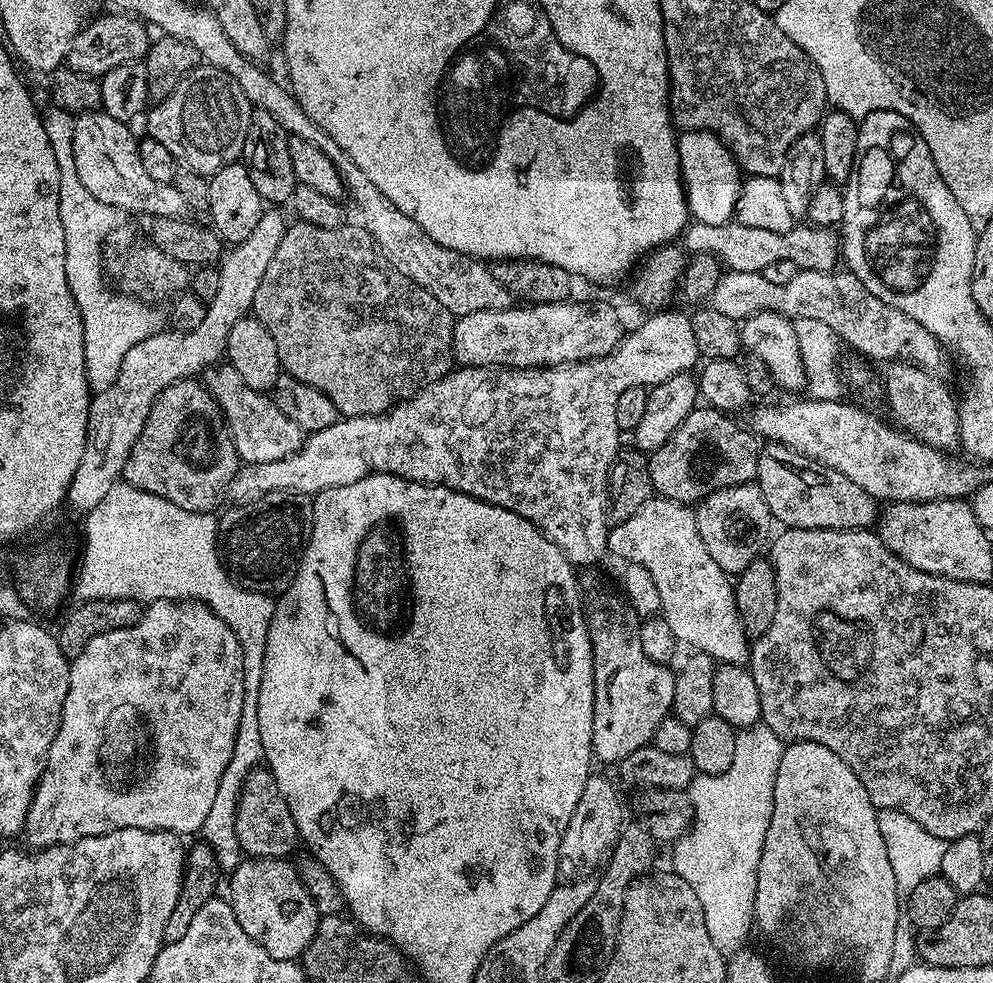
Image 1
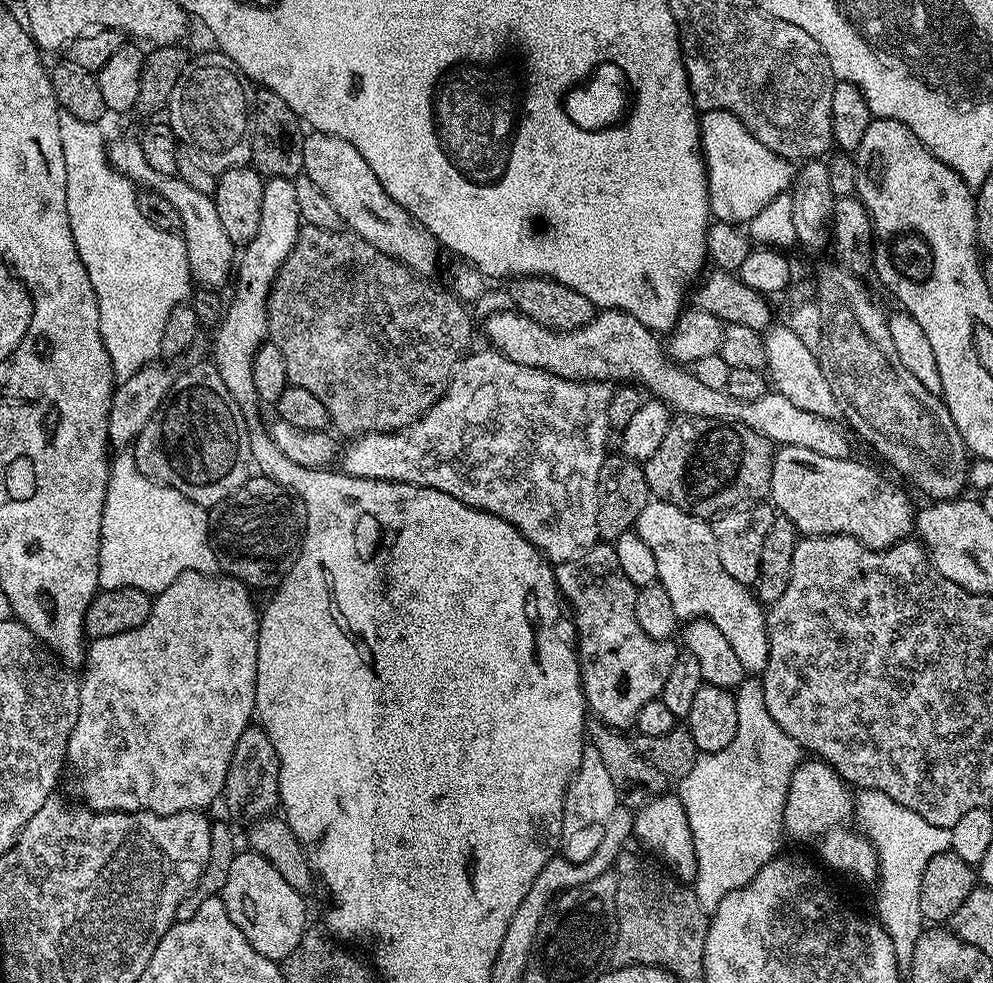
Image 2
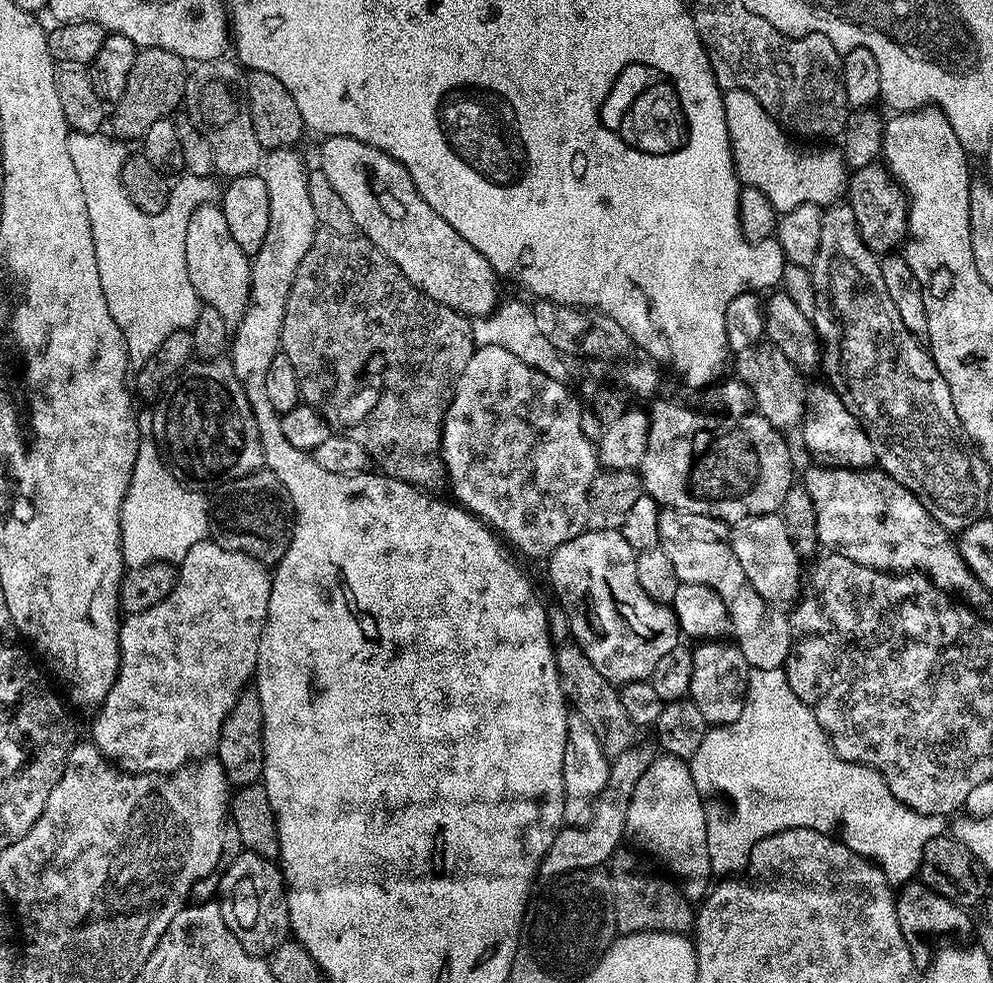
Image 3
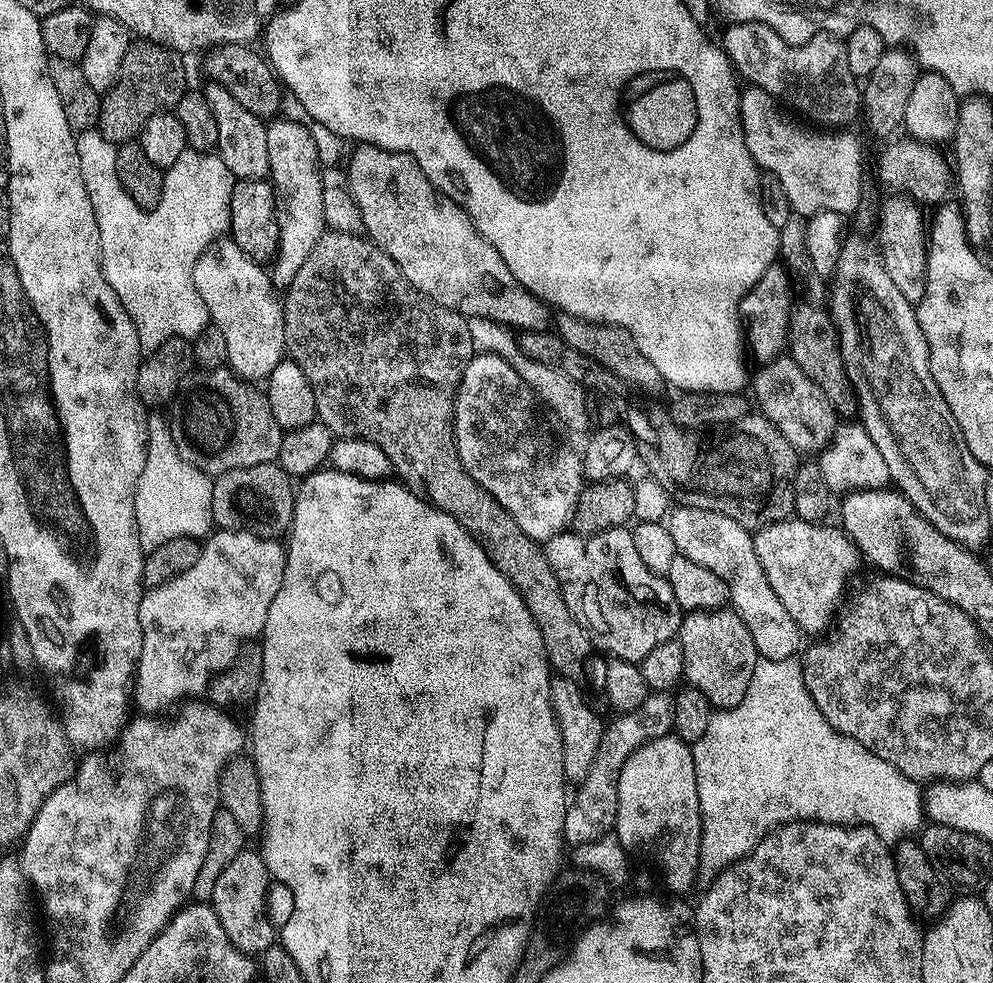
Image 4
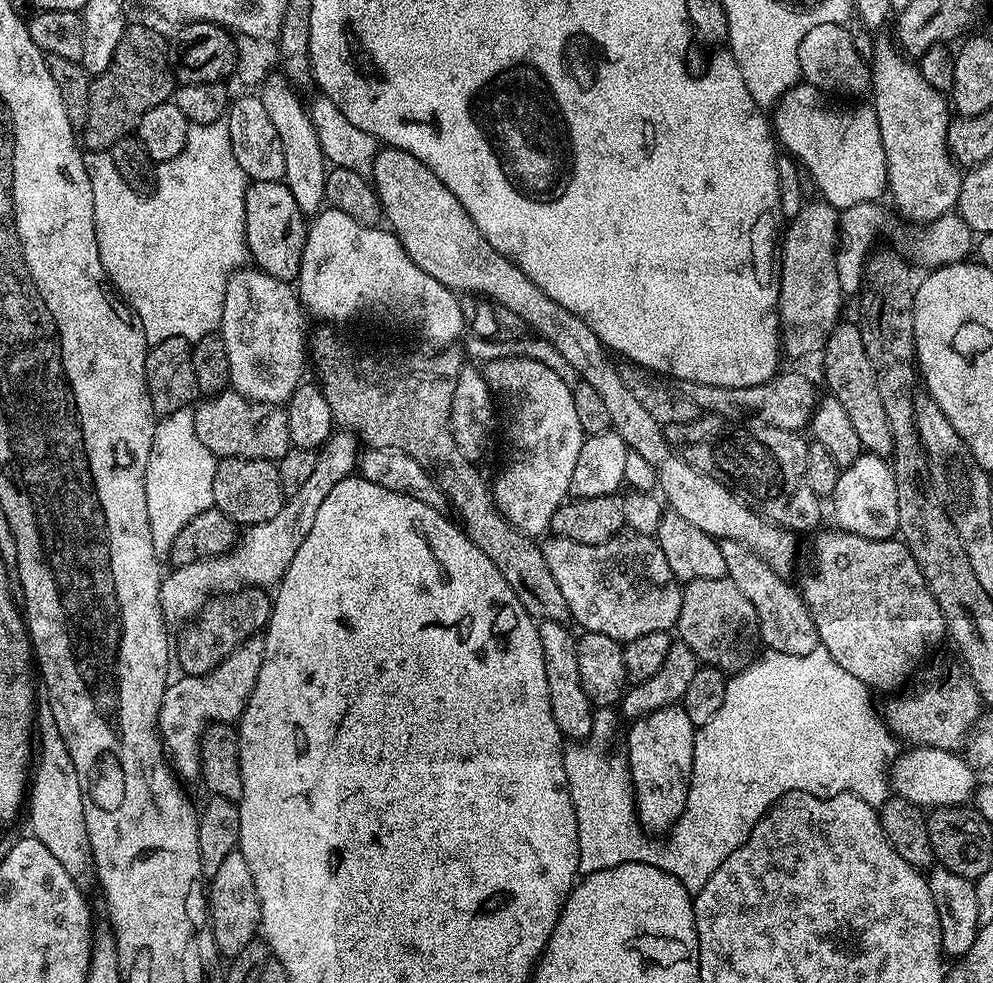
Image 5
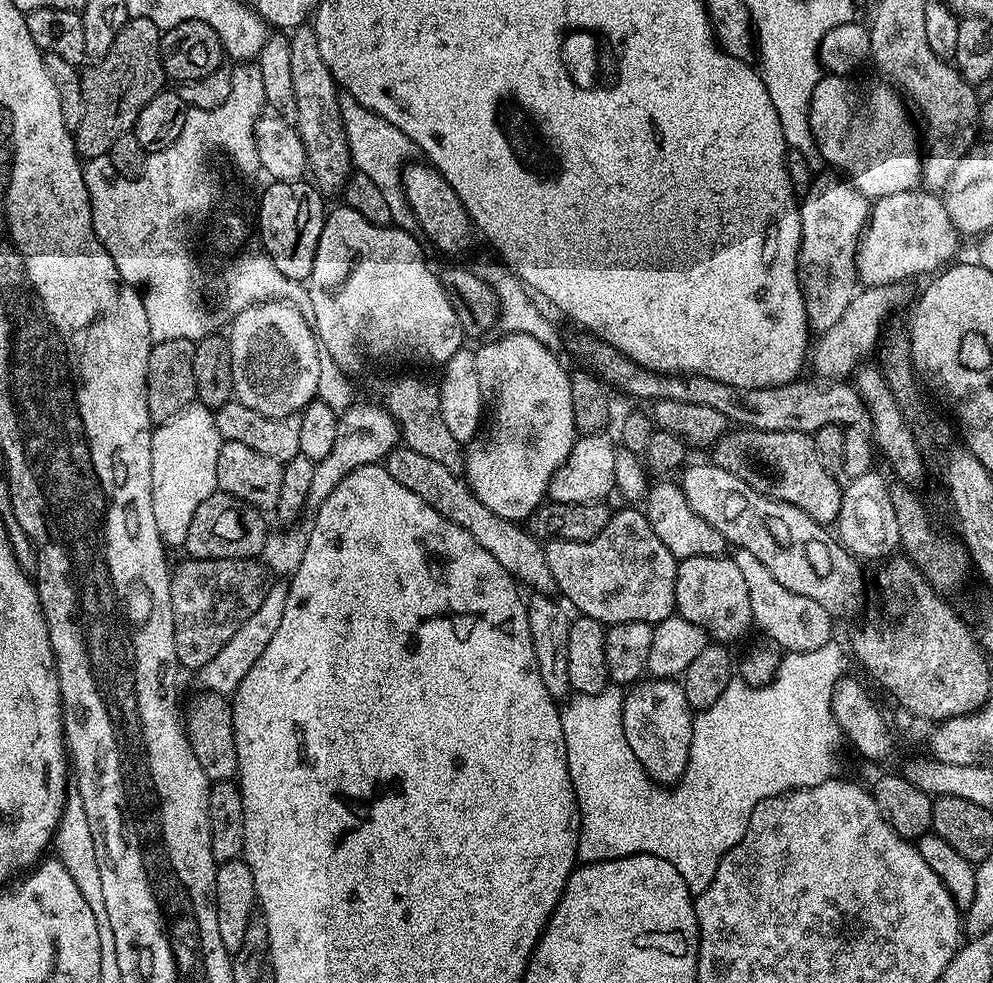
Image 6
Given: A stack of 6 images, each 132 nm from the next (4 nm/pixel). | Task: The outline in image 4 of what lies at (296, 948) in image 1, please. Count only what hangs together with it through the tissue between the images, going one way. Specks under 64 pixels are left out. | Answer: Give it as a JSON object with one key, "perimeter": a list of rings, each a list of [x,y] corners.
{"perimeter":[[[245,850],[236,855],[234,862],[218,874],[218,882],[214,882],[214,894],[211,905],[218,914],[218,922],[222,922],[222,930],[226,930],[226,938],[239,952],[262,954],[273,947],[278,932],[272,928],[272,920],[268,917],[268,884],[270,877],[263,855],[259,851]]]}

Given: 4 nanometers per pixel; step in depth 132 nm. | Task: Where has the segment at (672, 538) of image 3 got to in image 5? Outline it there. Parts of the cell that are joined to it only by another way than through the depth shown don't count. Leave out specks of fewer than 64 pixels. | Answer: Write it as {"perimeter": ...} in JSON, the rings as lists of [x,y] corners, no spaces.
{"perimeter":[[[721,539],[719,546],[722,550],[722,558],[726,558],[727,579],[732,580],[734,586],[738,586],[738,590],[742,590],[742,594],[746,594],[746,598],[750,598],[750,606],[754,606],[754,610],[758,614],[760,640],[763,647],[782,654],[798,654],[799,656],[810,654],[810,650],[814,650],[819,645],[820,639],[816,633],[814,622],[810,618],[810,610],[804,605],[804,597],[800,595],[799,591],[793,585],[791,588],[785,577],[779,576],[774,570],[770,570],[767,562],[762,557],[755,556],[745,544]]]}

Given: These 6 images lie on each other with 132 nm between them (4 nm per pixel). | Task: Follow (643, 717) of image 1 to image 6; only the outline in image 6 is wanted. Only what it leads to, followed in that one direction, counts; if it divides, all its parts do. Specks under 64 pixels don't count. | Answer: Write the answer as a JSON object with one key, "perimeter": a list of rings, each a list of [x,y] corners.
{"perimeter":[[[624,506],[624,509],[613,511],[606,522],[606,530],[593,540],[574,542],[573,540],[549,540],[544,544],[546,562],[554,578],[559,595],[569,600],[581,616],[589,616],[605,626],[625,624],[626,622],[646,622],[650,625],[662,623],[665,618],[676,612],[676,557],[662,546],[658,534],[650,526],[647,515],[639,507]]]}

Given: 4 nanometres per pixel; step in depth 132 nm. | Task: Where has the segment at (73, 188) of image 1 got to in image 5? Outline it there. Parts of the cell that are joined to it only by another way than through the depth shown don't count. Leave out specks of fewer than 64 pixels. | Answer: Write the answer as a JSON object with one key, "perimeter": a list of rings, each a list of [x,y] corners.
{"perimeter":[[[227,119],[219,120],[213,124],[191,125],[186,134],[186,146],[182,150],[182,154],[169,160],[161,160],[156,164],[156,187],[151,194],[145,196],[130,190],[130,186],[126,186],[126,182],[122,182],[122,174],[118,174],[111,155],[107,151],[88,150],[83,153],[83,158],[86,174],[90,178],[90,190],[94,190],[94,226],[98,238],[98,254],[102,258],[104,273],[108,275],[112,287],[132,309],[136,319],[142,322],[146,342],[149,346],[158,342],[166,342],[166,338],[186,338],[190,342],[195,342],[204,336],[213,335],[220,327],[224,291],[228,285],[228,278],[250,256],[248,239],[246,238],[246,190],[250,181],[242,170],[242,166],[238,166],[238,162],[234,158],[234,150],[230,146],[230,130]]]}

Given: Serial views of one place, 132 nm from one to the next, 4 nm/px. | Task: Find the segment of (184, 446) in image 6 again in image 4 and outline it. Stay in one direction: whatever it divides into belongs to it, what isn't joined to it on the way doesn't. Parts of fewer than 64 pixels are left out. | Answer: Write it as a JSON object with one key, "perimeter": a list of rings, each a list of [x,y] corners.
{"perimeter":[[[163,411],[148,412],[148,445],[146,446],[146,466],[136,483],[134,494],[134,514],[136,533],[140,547],[151,550],[170,542],[170,538],[194,536],[204,538],[213,531],[212,522],[212,481],[198,466],[186,462],[174,446],[169,417]]]}

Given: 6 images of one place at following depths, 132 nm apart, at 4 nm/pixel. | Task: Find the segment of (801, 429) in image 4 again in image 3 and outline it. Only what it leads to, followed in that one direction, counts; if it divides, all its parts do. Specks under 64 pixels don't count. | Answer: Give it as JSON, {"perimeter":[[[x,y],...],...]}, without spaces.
{"perimeter":[[[761,342],[743,357],[740,364],[739,379],[746,381],[750,390],[754,390],[756,399],[756,412],[765,416],[775,428],[789,430],[799,429],[804,423],[809,402],[809,385],[804,385],[805,373],[778,350],[771,342]]]}

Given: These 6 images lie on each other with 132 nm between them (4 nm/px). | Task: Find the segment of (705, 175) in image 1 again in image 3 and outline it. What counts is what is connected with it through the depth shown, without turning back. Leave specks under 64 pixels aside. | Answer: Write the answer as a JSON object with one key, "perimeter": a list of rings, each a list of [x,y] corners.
{"perimeter":[[[727,89],[724,92],[724,109],[732,161],[741,185],[762,190],[778,214],[803,204],[827,206],[837,203],[845,195],[850,169],[839,147],[803,148],[795,144],[800,142],[781,128],[780,123],[764,109],[762,102],[746,90]]]}

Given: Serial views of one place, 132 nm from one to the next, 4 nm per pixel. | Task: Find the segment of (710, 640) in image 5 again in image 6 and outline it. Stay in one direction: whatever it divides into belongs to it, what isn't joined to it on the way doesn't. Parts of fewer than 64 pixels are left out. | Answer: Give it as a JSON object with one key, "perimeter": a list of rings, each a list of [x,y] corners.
{"perimeter":[[[725,554],[722,556],[695,556],[694,558],[686,558],[679,561],[676,566],[676,585],[674,586],[674,594],[676,595],[676,612],[684,620],[689,620],[694,626],[703,628],[708,633],[713,641],[719,642],[725,646],[731,645],[731,640],[736,640],[749,627],[753,627],[754,621],[752,618],[752,607],[750,606],[750,590],[746,587],[746,578],[742,578],[742,570],[738,570],[735,559],[731,555]]]}

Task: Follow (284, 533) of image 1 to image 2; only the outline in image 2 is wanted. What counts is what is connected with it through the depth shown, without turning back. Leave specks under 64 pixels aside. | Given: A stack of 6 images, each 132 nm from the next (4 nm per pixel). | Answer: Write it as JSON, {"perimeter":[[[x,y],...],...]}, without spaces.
{"perimeter":[[[253,475],[240,489],[231,492],[221,504],[214,504],[210,509],[210,539],[216,563],[231,579],[242,581],[249,589],[275,589],[298,558],[307,521],[306,506],[300,501],[299,496],[283,488],[267,475]]]}

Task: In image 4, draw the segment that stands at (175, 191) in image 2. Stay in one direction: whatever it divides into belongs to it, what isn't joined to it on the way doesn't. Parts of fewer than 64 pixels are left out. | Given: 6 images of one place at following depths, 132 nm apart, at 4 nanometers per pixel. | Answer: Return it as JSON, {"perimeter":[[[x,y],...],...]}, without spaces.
{"perimeter":[[[221,238],[205,250],[194,266],[194,286],[206,302],[208,319],[226,338],[227,367],[241,380],[249,382],[267,381],[268,375],[285,359],[284,350],[284,306],[278,289],[263,263],[250,259],[231,238]]]}

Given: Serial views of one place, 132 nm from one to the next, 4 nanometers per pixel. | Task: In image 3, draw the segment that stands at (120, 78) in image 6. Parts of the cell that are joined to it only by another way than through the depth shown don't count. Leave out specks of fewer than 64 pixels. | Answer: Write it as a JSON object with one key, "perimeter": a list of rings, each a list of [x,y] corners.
{"perimeter":[[[142,48],[139,49],[134,58],[134,67],[130,69],[130,78],[126,81],[126,90],[122,94],[122,98],[115,101],[113,110],[110,112],[110,128],[121,141],[128,140],[139,141],[146,134],[146,130],[150,130],[150,126],[154,126],[154,122],[159,120],[167,120],[177,111],[176,107],[184,104],[184,87],[188,81],[189,69],[186,67],[185,60],[178,54],[174,54],[170,50],[162,50],[161,48]]]}

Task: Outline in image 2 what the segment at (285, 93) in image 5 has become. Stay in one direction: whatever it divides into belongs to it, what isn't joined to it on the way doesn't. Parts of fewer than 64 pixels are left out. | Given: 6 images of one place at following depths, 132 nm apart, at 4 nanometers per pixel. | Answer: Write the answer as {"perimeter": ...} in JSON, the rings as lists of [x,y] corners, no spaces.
{"perimeter":[[[273,176],[271,178],[265,179],[264,182],[264,193],[262,194],[262,215],[260,221],[258,221],[258,234],[254,234],[254,238],[250,238],[250,242],[243,245],[242,251],[238,256],[238,263],[234,268],[234,284],[236,280],[236,289],[232,292],[232,301],[229,299],[227,301],[224,317],[221,318],[219,324],[216,325],[214,329],[214,335],[216,335],[216,341],[212,344],[212,356],[210,356],[211,363],[216,365],[218,370],[218,375],[222,378],[222,382],[226,382],[226,390],[230,390],[230,398],[238,406],[238,410],[244,416],[244,424],[248,428],[248,437],[250,438],[250,450],[252,453],[256,454],[260,452],[260,444],[267,445],[270,440],[269,433],[266,431],[266,424],[260,421],[260,408],[262,409],[262,401],[258,398],[258,390],[254,388],[254,354],[257,352],[264,343],[269,339],[268,334],[268,295],[272,293],[272,285],[276,282],[276,275],[278,270],[282,266],[282,262],[286,262],[286,258],[290,258],[290,250],[294,250],[294,242],[298,238],[300,229],[302,227],[302,221],[300,218],[300,211],[298,210],[298,198],[294,191],[294,183],[287,176]]]}

